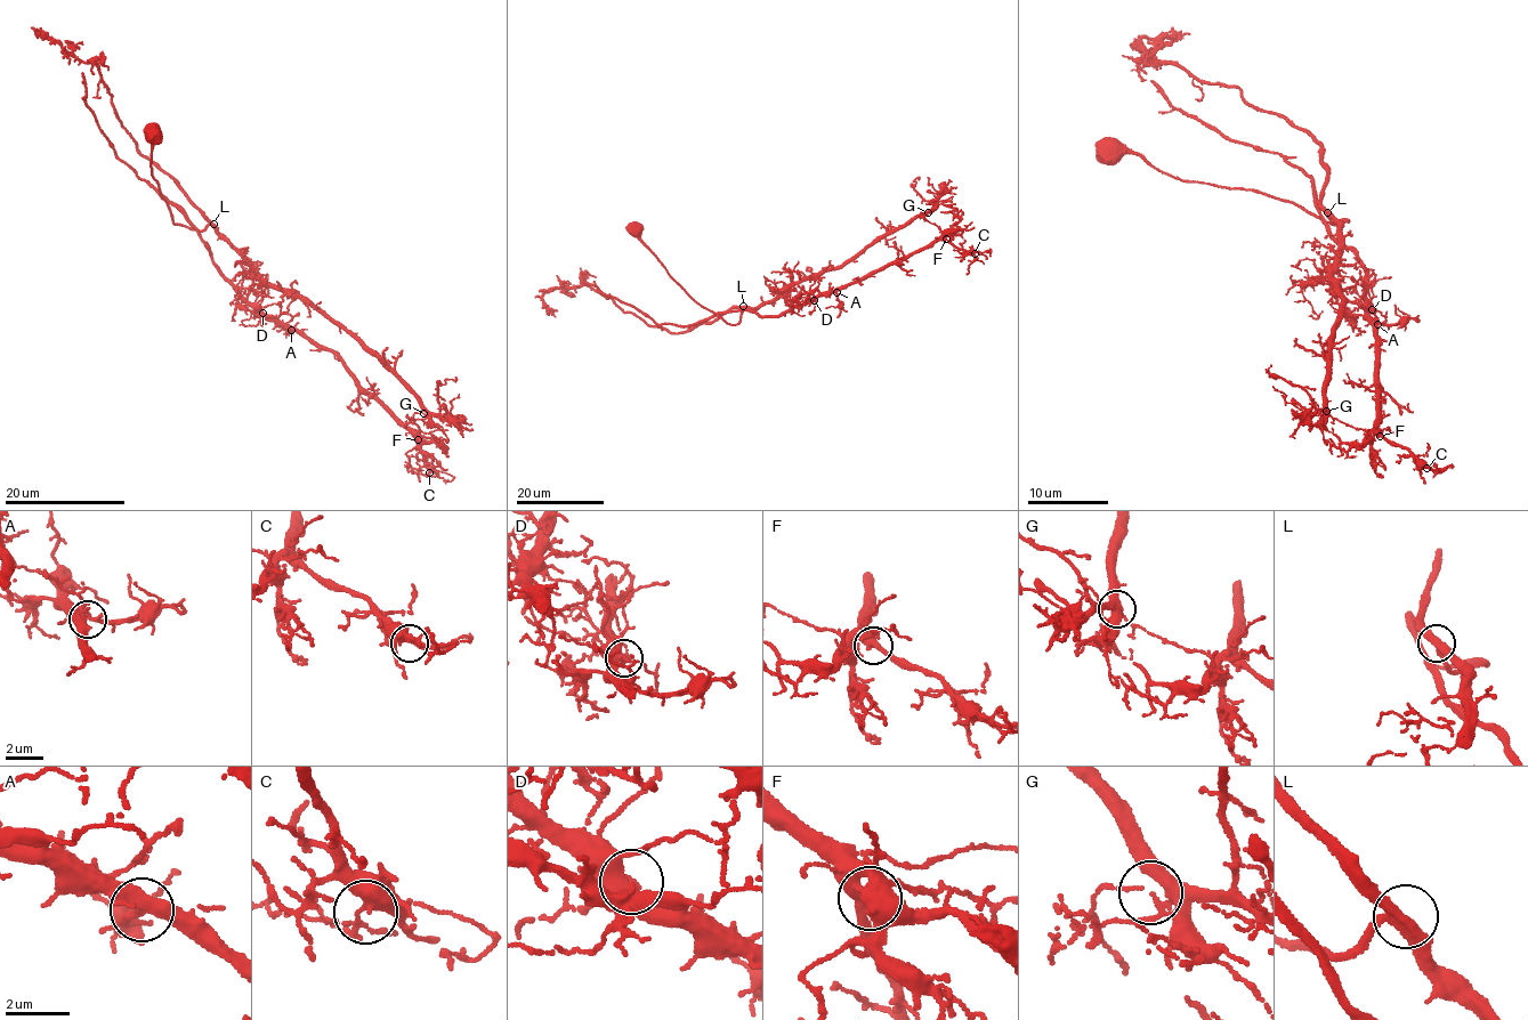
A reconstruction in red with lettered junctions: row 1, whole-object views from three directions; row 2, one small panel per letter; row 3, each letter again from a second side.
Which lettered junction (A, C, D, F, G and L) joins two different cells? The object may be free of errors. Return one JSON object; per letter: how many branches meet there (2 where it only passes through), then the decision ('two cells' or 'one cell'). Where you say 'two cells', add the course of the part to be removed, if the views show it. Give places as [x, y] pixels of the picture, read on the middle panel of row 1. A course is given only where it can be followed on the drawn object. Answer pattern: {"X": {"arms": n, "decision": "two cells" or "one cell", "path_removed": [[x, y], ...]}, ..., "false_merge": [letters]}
{"A": {"arms": 3, "decision": "one cell"}, "C": {"arms": 4, "decision": "one cell"}, "D": {"arms": 2, "decision": "one cell"}, "F": {"arms": 2, "decision": "one cell"}, "G": {"arms": 2, "decision": "two cells", "path_removed": [[928, 213], [923, 218], [942, 233], [935, 240], [779, 315], [725, 310], [686, 326], [656, 324], [581, 281]]}, "L": {"arms": 3, "decision": "one cell"}, "false_merge": ["G"]}

